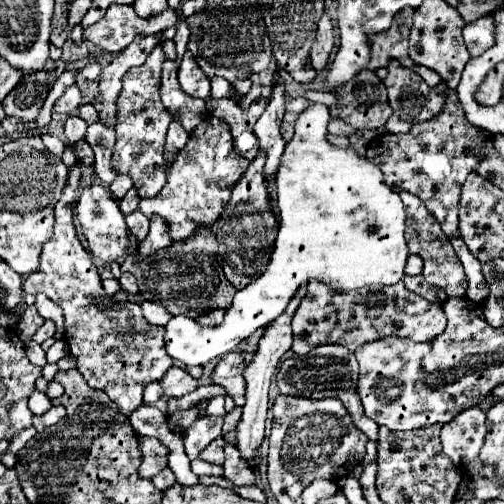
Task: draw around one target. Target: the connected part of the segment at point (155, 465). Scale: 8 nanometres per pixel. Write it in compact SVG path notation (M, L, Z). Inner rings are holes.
M139 435L139 451L141 451L141 467L139 475L143 479L153 479L167 467L167 457L169 449L155 437L145 437Z

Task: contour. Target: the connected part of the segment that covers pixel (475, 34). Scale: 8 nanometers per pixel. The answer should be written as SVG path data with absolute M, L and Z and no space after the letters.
M493 15L479 17L473 23L467 23L463 29L463 39L471 55L481 55L495 41L495 19Z

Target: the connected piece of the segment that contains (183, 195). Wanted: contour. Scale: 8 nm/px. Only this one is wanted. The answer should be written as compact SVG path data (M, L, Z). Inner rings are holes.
M213 117L211 120L204 119L191 133L187 145L179 151L175 163L169 167L167 185L163 191L153 198L140 199L139 209L147 217L153 213L161 215L169 223L173 241L187 239L193 235L199 223L211 227L217 221L217 217L223 213L223 207L227 205L227 199L231 197L233 185L239 181L247 165L249 161L235 151L227 123Z

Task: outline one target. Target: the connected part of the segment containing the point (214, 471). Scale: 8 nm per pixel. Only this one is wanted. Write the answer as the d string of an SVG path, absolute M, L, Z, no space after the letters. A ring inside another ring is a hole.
M201 459L191 461L191 469L197 477L203 477L203 475L223 475L224 470L219 465L211 465L211 463L201 461Z

